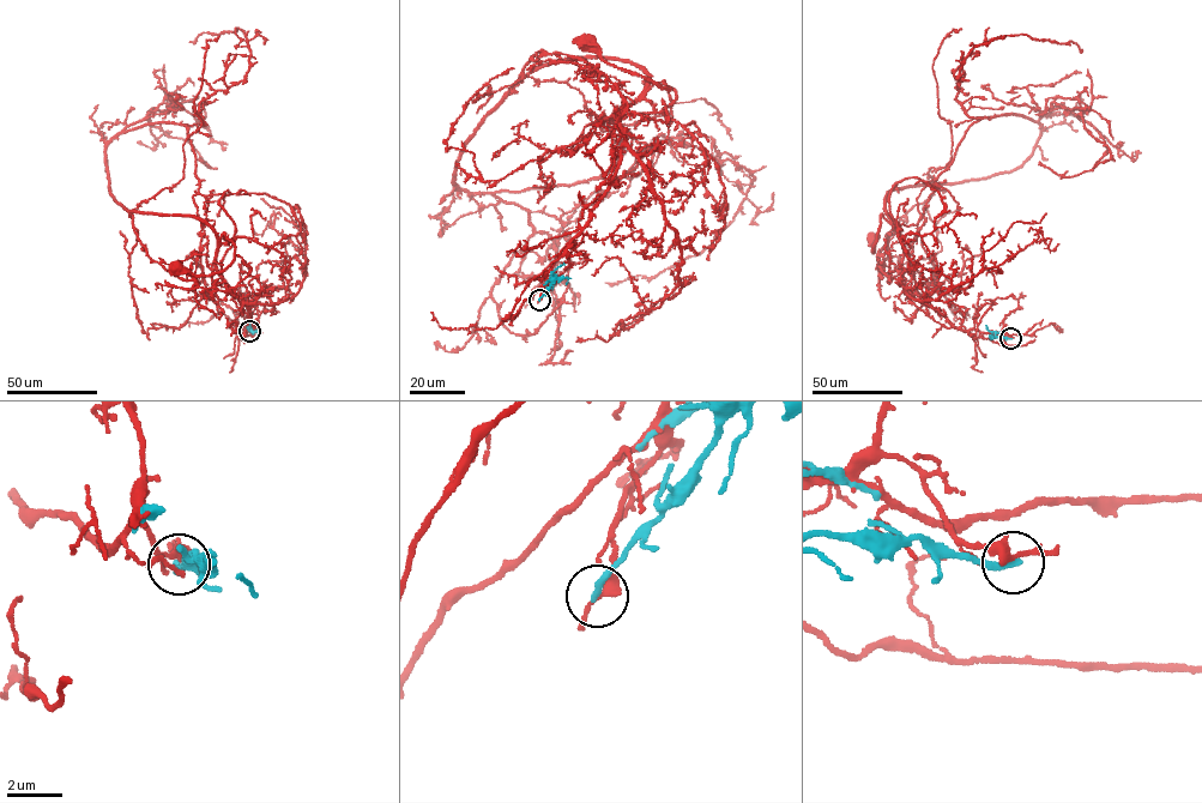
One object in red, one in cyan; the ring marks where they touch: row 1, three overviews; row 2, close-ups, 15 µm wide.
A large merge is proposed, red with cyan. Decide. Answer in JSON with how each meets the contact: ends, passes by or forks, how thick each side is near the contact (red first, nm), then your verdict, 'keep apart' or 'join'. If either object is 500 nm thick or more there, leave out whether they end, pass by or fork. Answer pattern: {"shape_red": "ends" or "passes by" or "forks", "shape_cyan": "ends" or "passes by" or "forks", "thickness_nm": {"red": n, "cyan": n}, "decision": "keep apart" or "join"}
{"shape_red": "passes by", "shape_cyan": "ends", "thickness_nm": {"red": 340, "cyan": 240}, "decision": "keep apart"}

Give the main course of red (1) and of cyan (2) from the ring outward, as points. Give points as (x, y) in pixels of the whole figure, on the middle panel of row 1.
1: (539, 300), (557, 254), (609, 188), (624, 140), (615, 114), (654, 83), (669, 89), (604, 61), (590, 43)
2: (539, 300), (551, 283), (553, 271), (563, 263)

